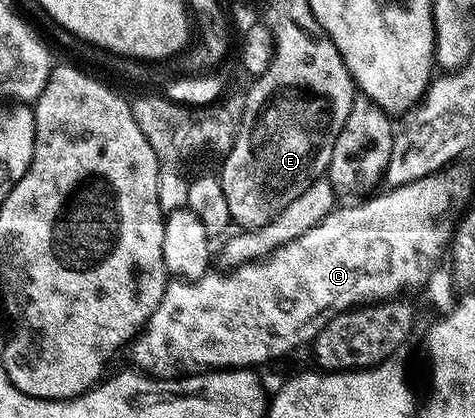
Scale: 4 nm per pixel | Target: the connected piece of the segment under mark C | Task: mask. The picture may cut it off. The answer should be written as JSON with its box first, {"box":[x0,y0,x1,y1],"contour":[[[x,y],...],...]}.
{"box":[130,175,455,379],"contour":[[[447,175],[417,179],[413,183],[405,183],[396,189],[382,191],[383,193],[377,197],[371,197],[368,201],[361,202],[360,205],[351,205],[348,209],[336,208],[334,212],[321,219],[315,227],[310,228],[305,234],[281,247],[277,247],[267,257],[258,261],[251,261],[226,271],[208,271],[204,277],[196,281],[172,280],[163,293],[157,311],[153,311],[153,315],[147,320],[145,328],[134,338],[133,344],[130,346],[130,349],[132,348],[131,357],[135,360],[133,362],[134,368],[152,377],[174,379],[176,377],[186,377],[192,373],[217,369],[259,367],[255,365],[263,365],[266,361],[275,361],[278,357],[283,357],[286,353],[301,348],[306,341],[307,344],[314,342],[315,336],[323,330],[325,323],[332,321],[339,313],[345,313],[348,309],[362,307],[368,303],[398,298],[400,295],[406,294],[403,293],[406,289],[422,290],[427,284],[430,273],[441,265],[444,260],[442,257],[445,257],[449,249],[449,232],[447,233],[446,227],[443,226],[443,216],[450,211],[450,205],[455,201],[455,185],[449,178],[443,176]]]}

